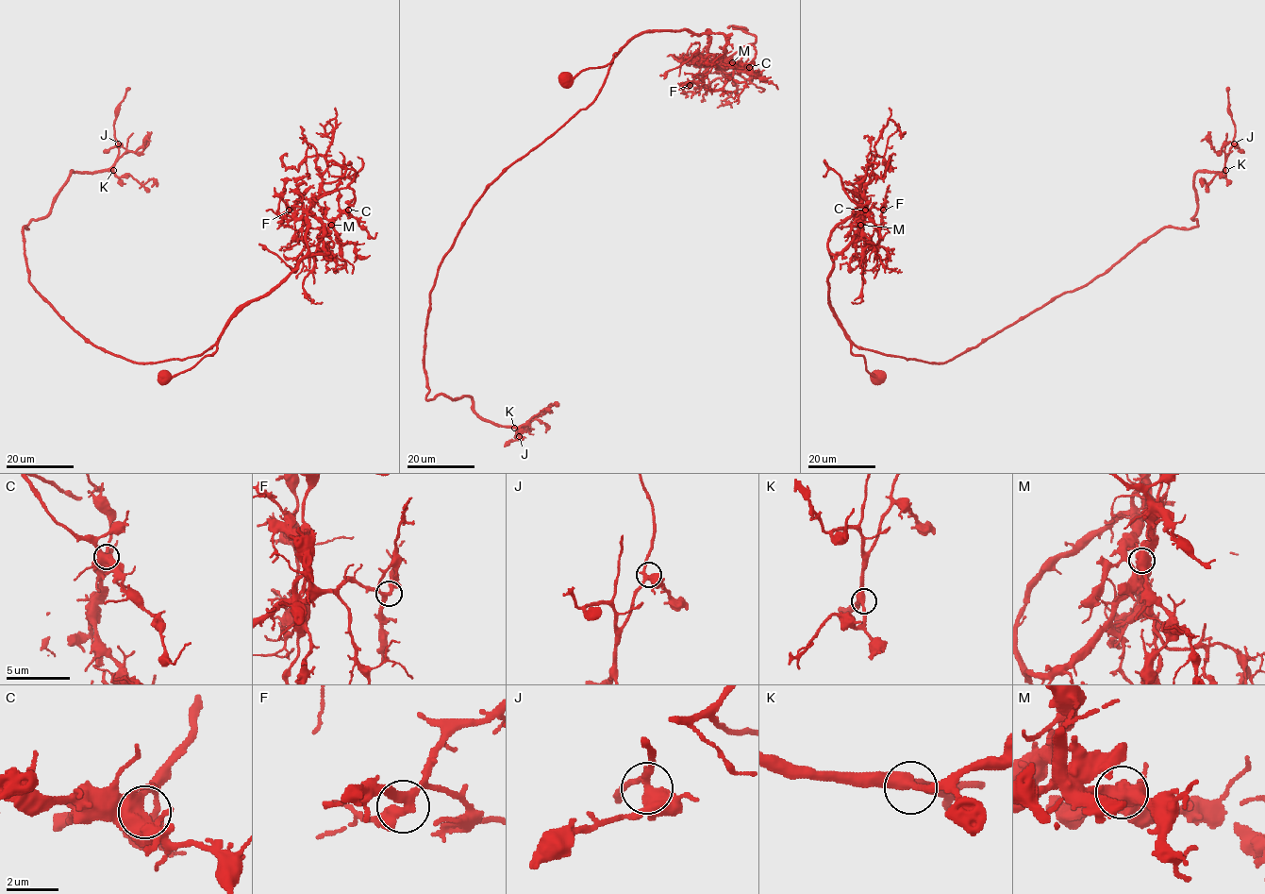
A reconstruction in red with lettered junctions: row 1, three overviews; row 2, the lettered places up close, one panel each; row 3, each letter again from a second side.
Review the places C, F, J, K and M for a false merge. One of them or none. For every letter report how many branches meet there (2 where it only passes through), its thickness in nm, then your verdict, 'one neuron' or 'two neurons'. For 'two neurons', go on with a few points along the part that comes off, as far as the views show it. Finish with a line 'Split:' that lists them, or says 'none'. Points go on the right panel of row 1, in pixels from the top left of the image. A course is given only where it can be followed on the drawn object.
C: 4 branches meet; 500 nm thick; one neuron
F: 3 branches meet; 320 nm thick; one neuron
J: 3 branches meet; 360 nm thick; one neuron
K: 3 branches meet; 380 nm thick; one neuron
M: 3 branches meet; 700 nm thick; two neurons; foreign part runs (860, 224), (863, 209), (842, 188), (861, 200), (857, 222), (864, 240), (865, 268), (862, 271)
Split: M

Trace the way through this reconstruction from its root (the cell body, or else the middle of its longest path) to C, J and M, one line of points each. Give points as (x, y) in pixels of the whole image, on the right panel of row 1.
C: (880, 378), (866, 370), (862, 356), (851, 352), (828, 300), (831, 255), (853, 239), (865, 210)
J: (880, 378), (852, 344), (945, 362), (1087, 286), (1163, 228), (1196, 226), (1194, 177), (1222, 172), (1234, 143)
M: (880, 378), (866, 370), (862, 356), (851, 352), (828, 300), (831, 255), (846, 246), (860, 224)

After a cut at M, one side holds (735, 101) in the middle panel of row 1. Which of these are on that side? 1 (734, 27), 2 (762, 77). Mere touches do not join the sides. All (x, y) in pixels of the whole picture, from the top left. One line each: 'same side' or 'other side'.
1: other side
2: other side

